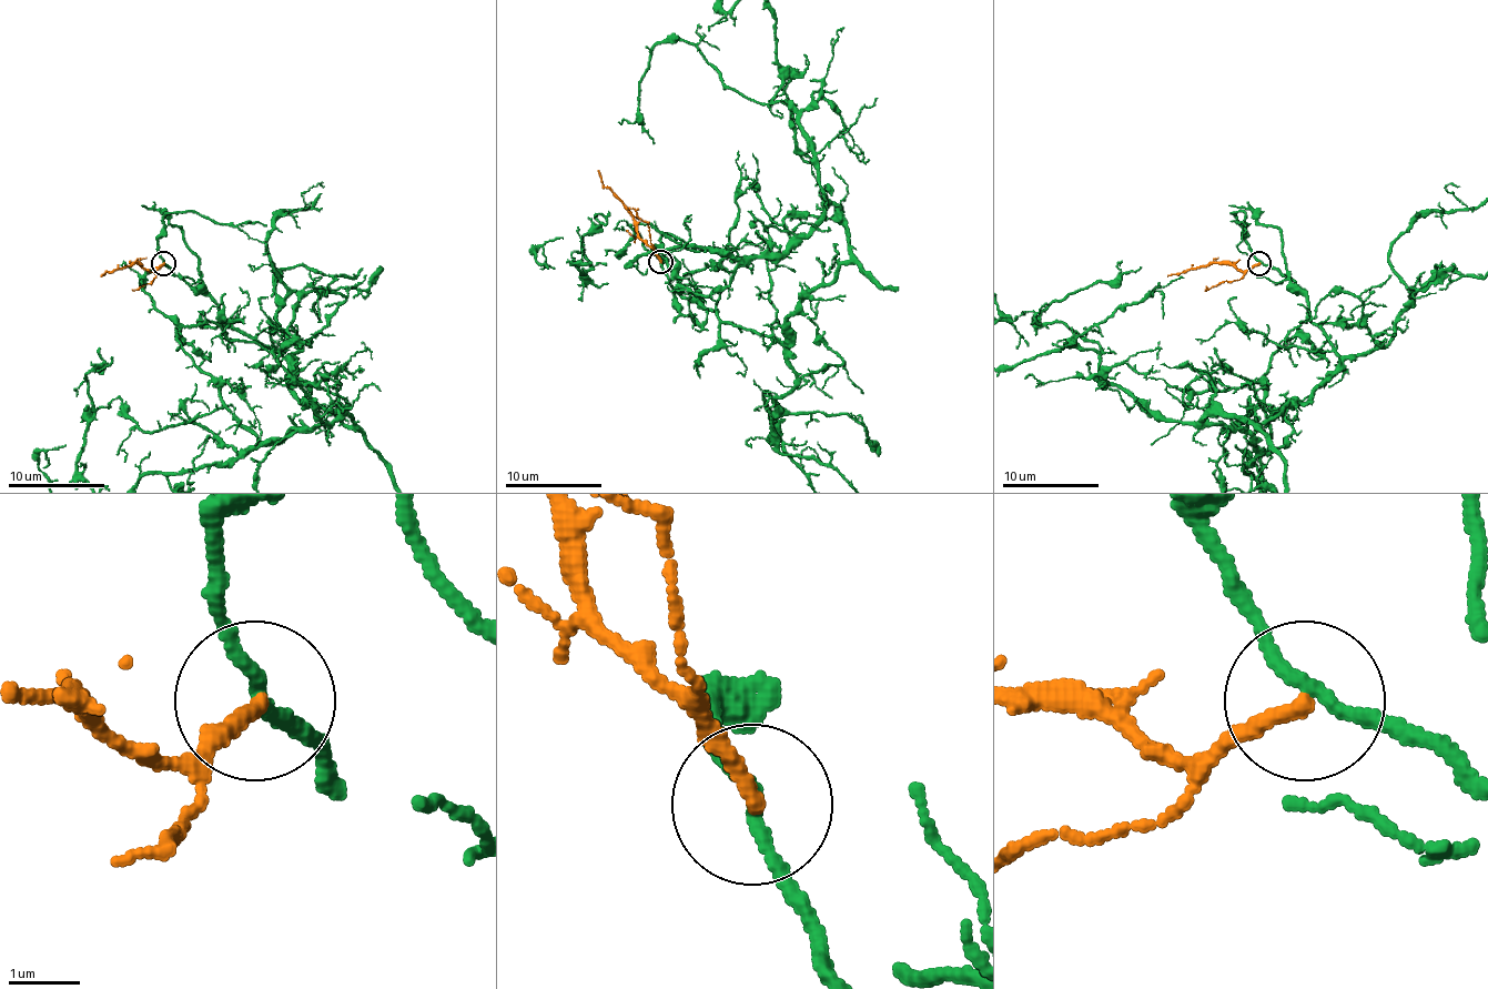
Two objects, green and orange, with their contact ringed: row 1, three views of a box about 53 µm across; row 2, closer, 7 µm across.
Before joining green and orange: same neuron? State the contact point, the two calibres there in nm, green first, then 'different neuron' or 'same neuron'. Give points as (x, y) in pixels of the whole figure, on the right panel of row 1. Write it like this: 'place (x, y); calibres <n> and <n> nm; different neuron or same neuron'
place (1258, 263); calibres 180 and 240 nm; different neuron

